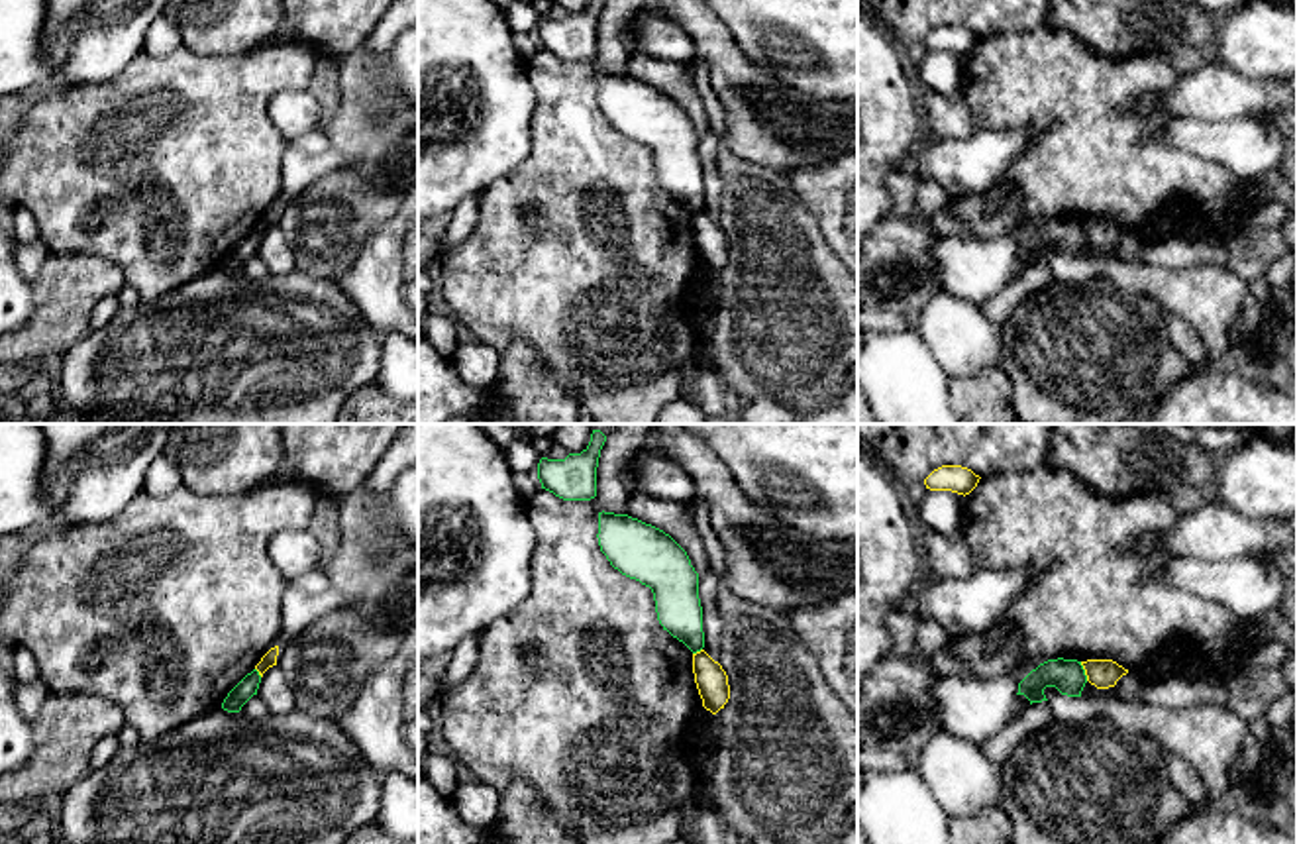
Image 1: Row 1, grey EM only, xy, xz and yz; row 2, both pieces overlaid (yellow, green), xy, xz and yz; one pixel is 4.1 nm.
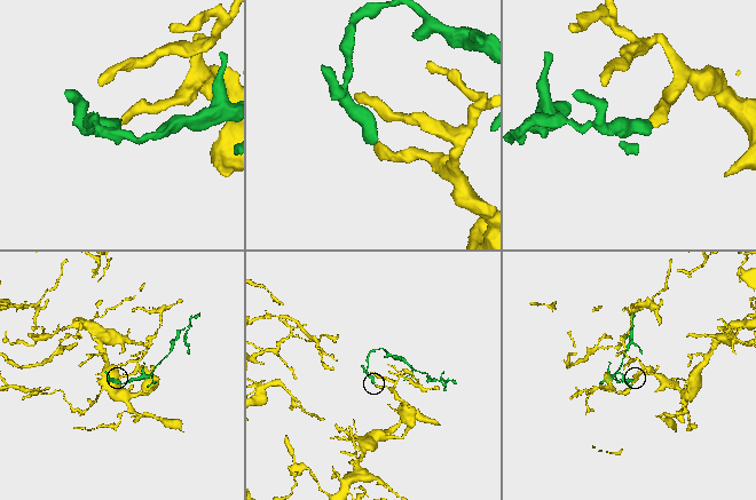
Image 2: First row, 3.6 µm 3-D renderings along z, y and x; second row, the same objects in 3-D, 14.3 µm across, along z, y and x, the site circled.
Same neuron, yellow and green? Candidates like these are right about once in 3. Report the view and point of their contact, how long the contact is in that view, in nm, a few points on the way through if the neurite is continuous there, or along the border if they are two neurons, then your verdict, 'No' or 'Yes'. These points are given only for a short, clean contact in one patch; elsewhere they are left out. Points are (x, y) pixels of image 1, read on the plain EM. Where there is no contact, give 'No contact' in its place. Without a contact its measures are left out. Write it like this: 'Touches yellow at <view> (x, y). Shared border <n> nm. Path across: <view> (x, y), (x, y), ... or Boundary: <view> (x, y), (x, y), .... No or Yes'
Touches yellow at yz (1086, 232). Shared border 90 nm. Boundary: yz (1080, 222), (1088, 240). No

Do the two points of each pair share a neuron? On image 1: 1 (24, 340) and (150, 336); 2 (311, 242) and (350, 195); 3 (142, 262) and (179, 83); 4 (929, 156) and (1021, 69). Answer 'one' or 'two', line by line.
1: two
2: one
3: one
4: two

